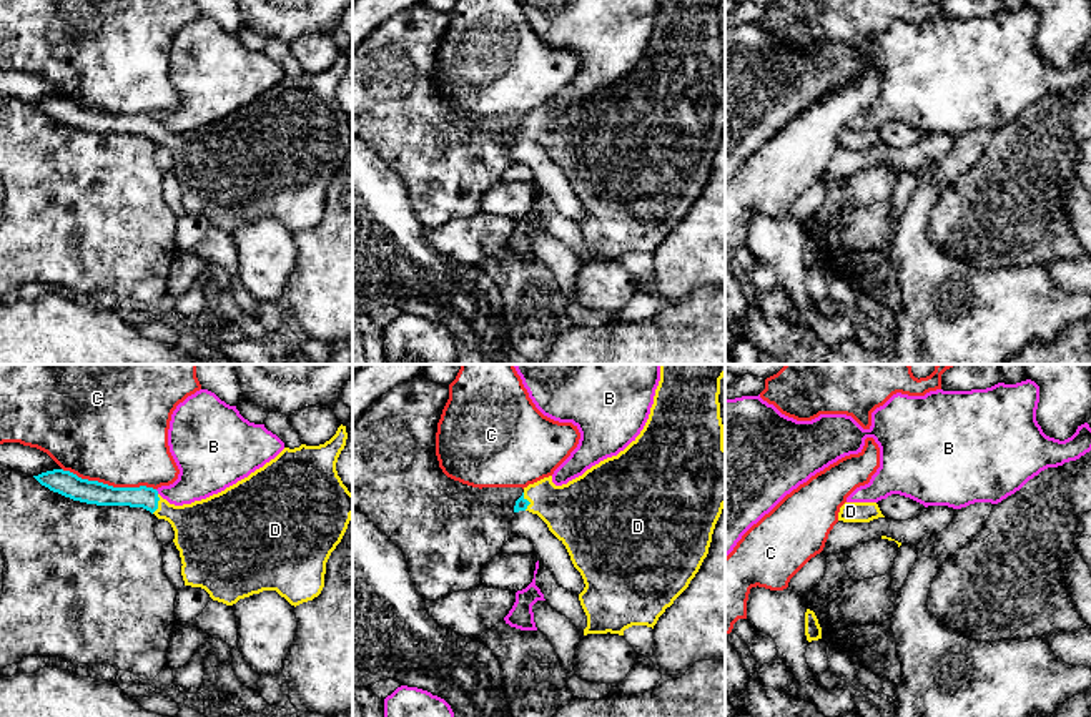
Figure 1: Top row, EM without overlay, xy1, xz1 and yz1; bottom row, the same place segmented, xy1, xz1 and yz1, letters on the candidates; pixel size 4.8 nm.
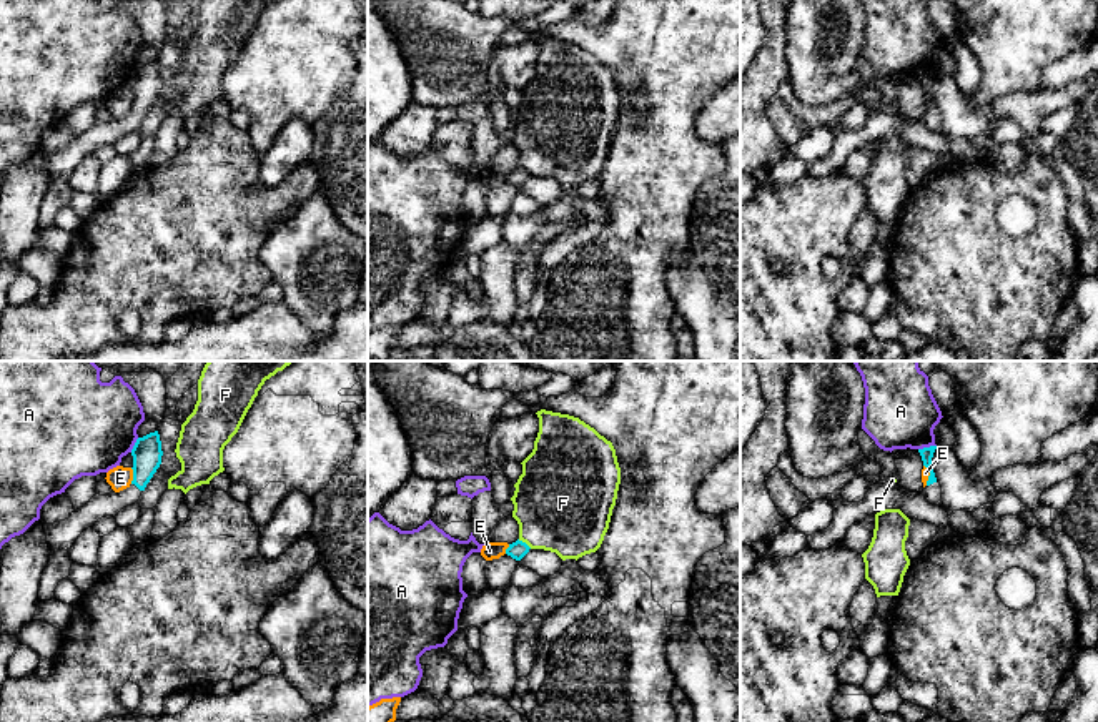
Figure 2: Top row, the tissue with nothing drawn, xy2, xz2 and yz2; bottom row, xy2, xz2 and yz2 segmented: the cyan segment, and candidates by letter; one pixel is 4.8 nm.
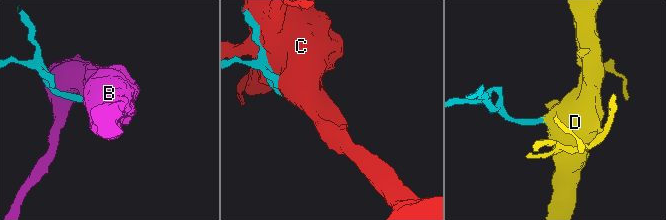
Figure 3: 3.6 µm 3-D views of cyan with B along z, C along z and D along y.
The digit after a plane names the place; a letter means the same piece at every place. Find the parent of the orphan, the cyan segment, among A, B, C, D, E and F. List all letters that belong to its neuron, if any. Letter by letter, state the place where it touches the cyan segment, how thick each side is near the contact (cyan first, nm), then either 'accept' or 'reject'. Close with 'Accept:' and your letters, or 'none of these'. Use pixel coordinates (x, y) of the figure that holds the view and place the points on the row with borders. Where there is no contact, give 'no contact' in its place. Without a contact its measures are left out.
A: meets cyan in yz2 at (927, 448); 60 nm thick on the cyan side, 360 nm on the other; reject
B: meets cyan in xy1 at (157, 491); 110 nm thick on the cyan side, 240 nm on the other; reject
C: meets cyan in xy1 at (107, 484); 120 nm thick on the cyan side, 480 nm on the other; reject
D: meets cyan in xy1 at (157, 504); 110 nm thick on the cyan side, 280 nm on the other; accept
E: meets cyan in xy2 at (133, 476); 150 nm thick on the cyan side, 120 nm on the other; reject
F: meets cyan in xz2 at (524, 543); 90 nm thick on the cyan side, 440 nm on the other; reject
Accept: D

